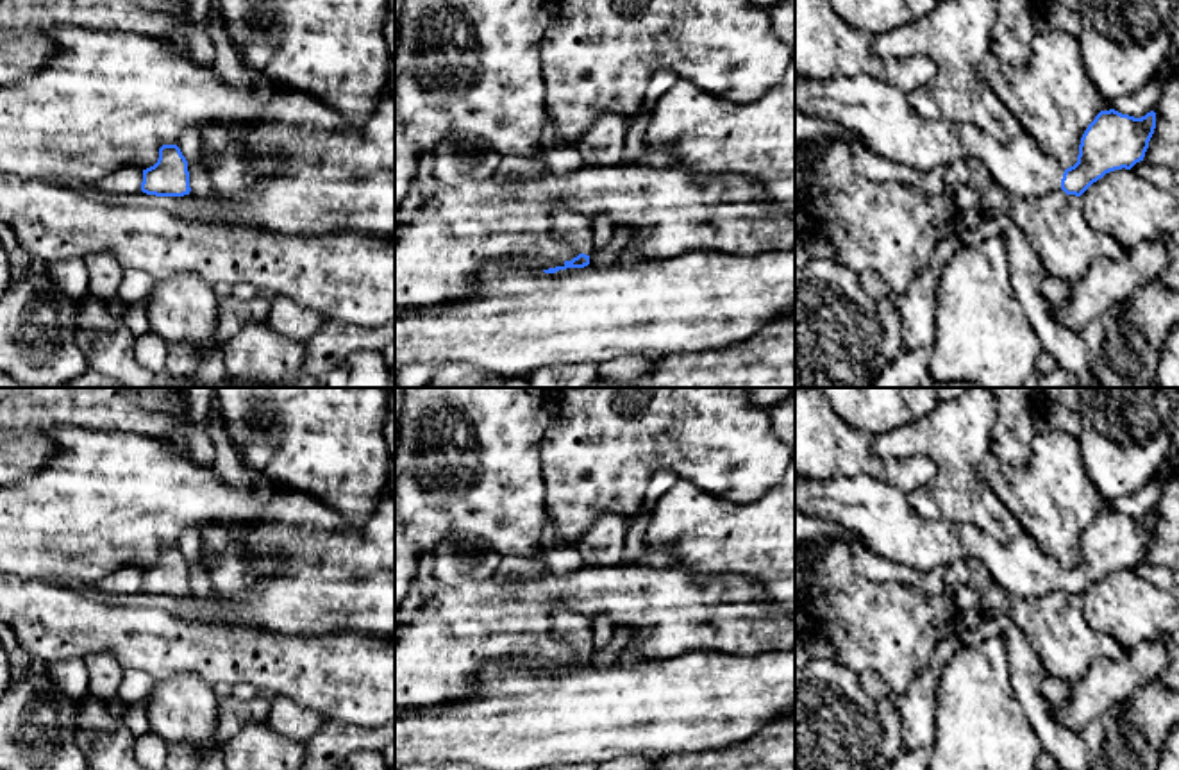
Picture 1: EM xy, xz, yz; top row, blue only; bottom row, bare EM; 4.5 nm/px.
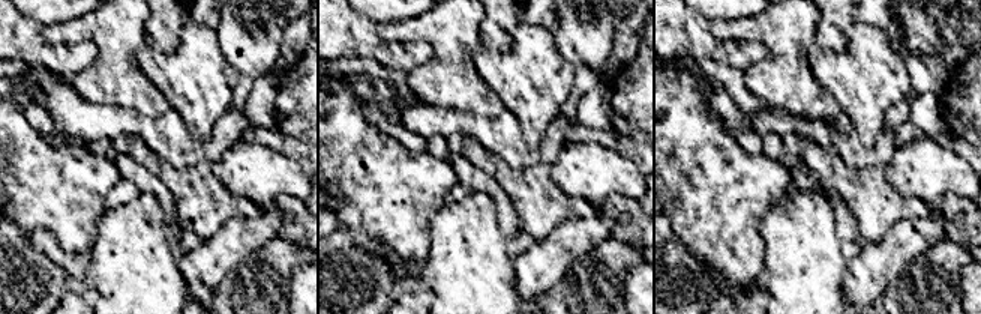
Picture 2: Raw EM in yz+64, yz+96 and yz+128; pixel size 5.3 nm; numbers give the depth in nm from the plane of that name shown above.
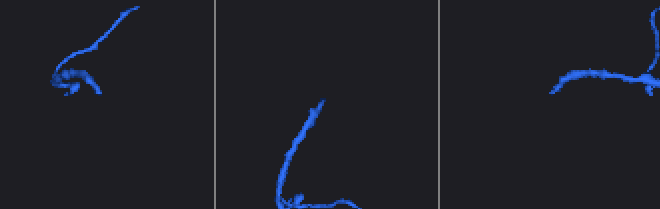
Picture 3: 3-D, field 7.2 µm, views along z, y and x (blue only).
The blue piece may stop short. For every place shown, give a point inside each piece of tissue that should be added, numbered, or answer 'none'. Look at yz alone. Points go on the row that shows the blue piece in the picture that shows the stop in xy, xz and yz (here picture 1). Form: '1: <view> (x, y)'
1: yz (879, 113)

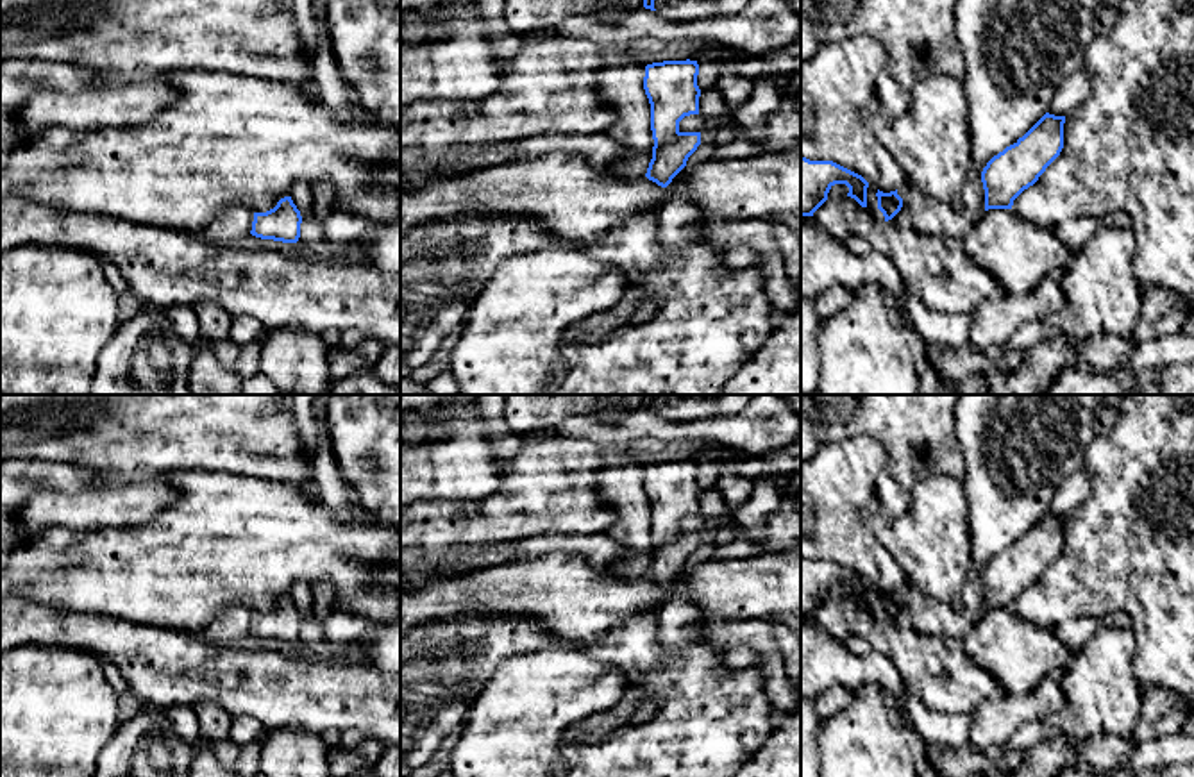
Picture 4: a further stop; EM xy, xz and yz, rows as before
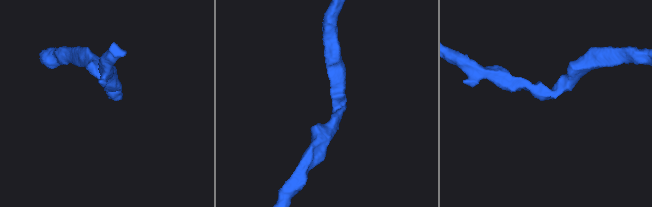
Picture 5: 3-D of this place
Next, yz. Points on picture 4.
none

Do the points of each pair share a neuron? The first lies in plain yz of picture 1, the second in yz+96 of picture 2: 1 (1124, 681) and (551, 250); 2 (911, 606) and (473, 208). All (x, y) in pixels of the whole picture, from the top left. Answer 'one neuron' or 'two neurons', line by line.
1: one neuron
2: two neurons

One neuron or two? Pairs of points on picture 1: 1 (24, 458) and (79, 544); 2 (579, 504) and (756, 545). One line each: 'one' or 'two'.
1: two
2: two

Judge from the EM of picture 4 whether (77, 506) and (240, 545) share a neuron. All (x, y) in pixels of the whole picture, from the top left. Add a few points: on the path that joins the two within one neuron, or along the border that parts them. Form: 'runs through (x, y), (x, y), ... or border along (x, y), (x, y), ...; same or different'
border along (179, 495), (145, 522), (106, 527); different

